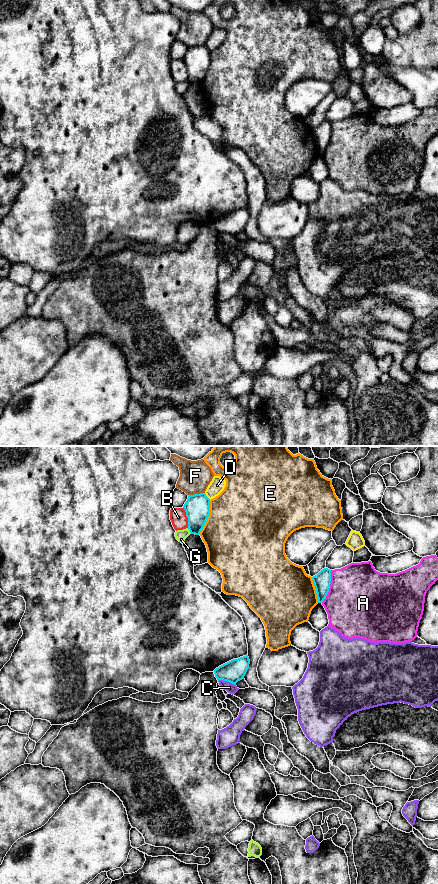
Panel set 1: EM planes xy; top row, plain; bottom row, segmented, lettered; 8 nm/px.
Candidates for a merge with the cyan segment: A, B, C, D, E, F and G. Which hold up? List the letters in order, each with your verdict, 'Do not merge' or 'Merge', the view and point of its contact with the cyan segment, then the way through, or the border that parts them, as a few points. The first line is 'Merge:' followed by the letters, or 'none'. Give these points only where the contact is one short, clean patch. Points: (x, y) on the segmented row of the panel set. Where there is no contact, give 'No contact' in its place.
Merge: none
A: Do not merge. Touches cyan at xy (329, 586)
B: Do not merge. Touches cyan at xy (187, 517)
C: Do not merge. Touches cyan at xy (227, 681). Boundary: xy (218, 680), (226, 680), (235, 685)
D: Do not merge. Touches cyan at xy (206, 496)
E: Do not merge. Touches cyan at xy (208, 516)
F: Do not merge. Touches cyan at xy (196, 494)
G: Do not merge. Touches cyan at xy (189, 530)

